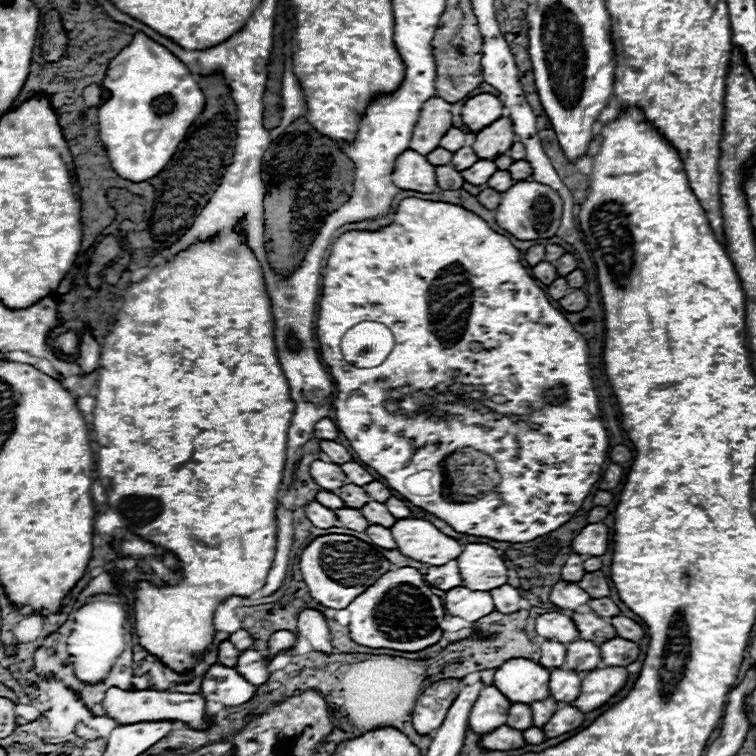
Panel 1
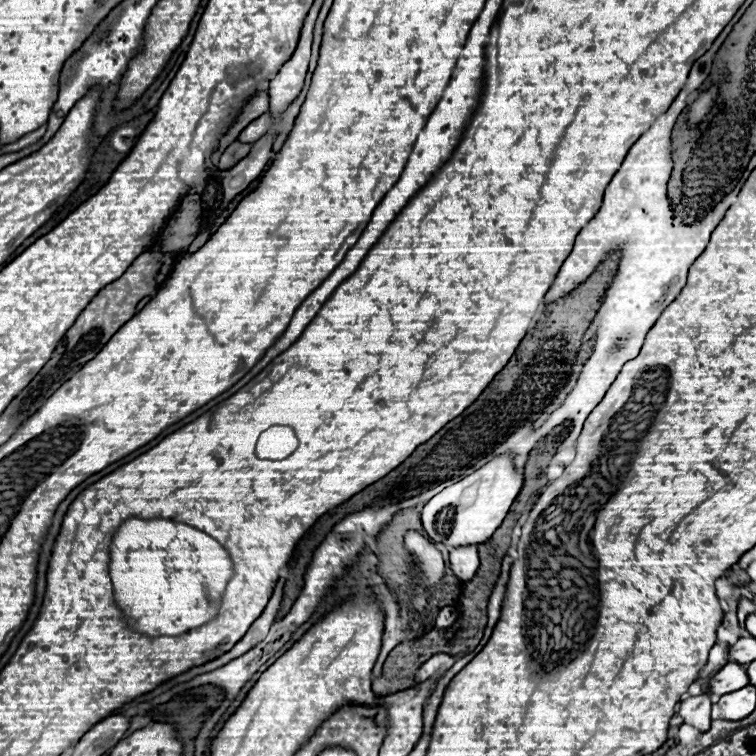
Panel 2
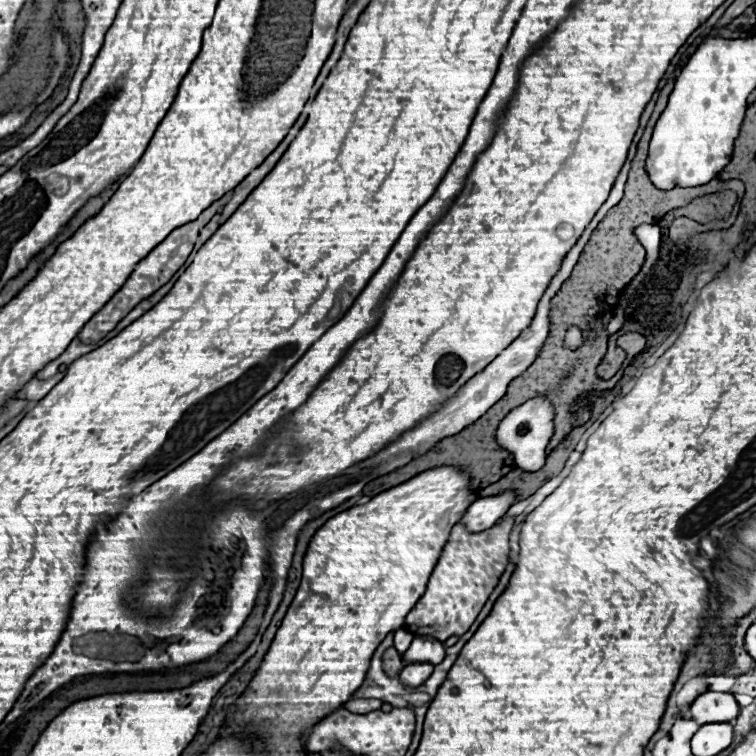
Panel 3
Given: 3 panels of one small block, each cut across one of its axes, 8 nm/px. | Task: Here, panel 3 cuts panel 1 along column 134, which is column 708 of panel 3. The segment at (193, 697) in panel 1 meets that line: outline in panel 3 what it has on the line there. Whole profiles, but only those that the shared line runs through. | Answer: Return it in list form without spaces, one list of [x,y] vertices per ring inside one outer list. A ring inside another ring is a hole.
[[[708,690],[690,704],[690,716],[698,726],[708,722],[734,722],[738,712],[738,704],[728,692]]]

